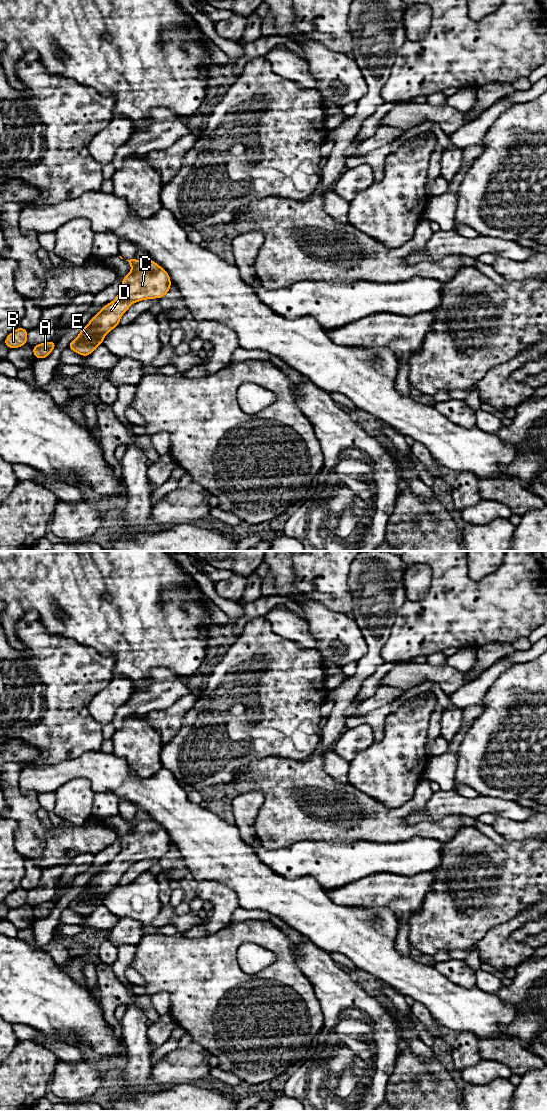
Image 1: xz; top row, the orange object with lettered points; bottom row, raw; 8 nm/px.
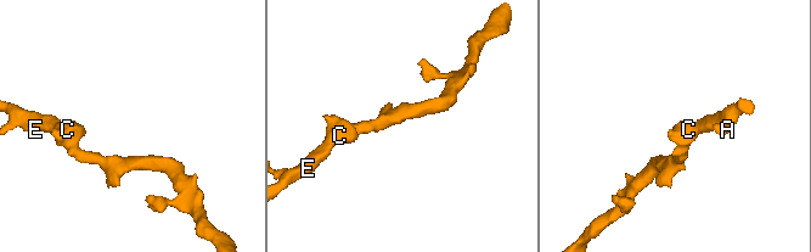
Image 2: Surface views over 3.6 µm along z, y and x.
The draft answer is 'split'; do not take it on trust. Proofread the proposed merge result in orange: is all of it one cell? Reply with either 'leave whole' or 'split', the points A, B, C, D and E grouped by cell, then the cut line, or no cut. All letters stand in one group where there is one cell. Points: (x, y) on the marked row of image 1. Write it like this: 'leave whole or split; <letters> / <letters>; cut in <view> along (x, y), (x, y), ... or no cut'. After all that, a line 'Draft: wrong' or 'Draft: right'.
leave whole; A B C D E; no cut
Draft: wrong

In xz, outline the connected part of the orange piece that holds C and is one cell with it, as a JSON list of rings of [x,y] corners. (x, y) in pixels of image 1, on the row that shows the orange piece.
[[[133,258],[126,261],[132,270],[123,278],[120,293],[80,330],[79,335],[70,342],[70,350],[84,357],[89,356],[102,345],[109,331],[119,326],[121,317],[133,303],[160,299],[170,291],[172,282],[169,274],[153,260]]]

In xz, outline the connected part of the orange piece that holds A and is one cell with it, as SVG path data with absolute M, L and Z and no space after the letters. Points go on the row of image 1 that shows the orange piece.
M56 341L43 342L32 346L35 359L47 358L56 346Z

